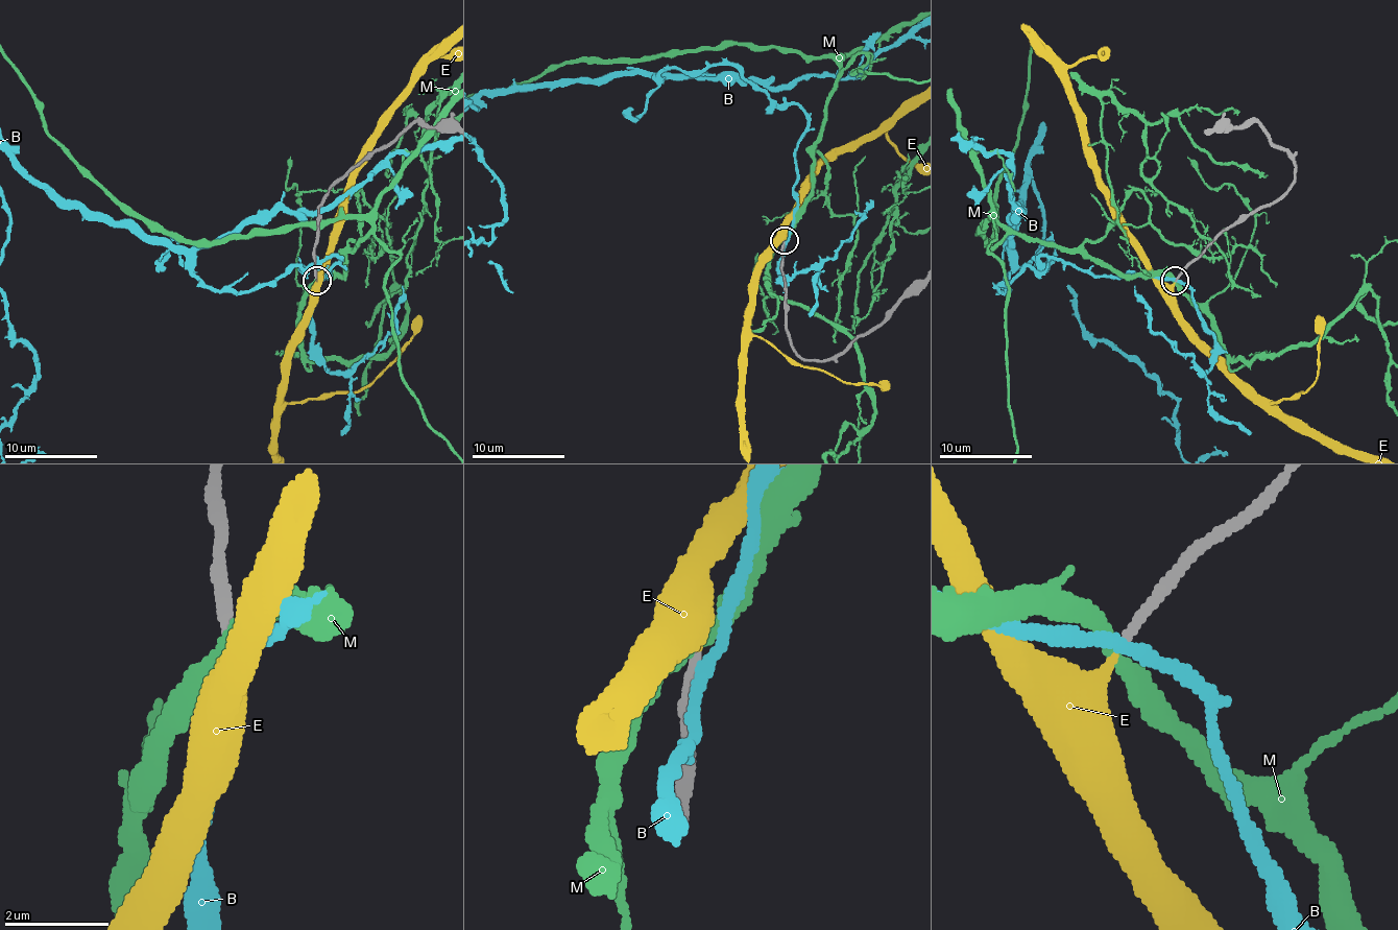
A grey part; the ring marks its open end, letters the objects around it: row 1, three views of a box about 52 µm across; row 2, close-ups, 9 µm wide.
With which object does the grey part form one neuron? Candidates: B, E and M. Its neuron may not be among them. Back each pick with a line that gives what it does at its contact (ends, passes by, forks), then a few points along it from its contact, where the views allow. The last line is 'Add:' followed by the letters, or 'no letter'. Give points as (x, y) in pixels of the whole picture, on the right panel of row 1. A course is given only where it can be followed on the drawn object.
E: it ends there
Add: E

